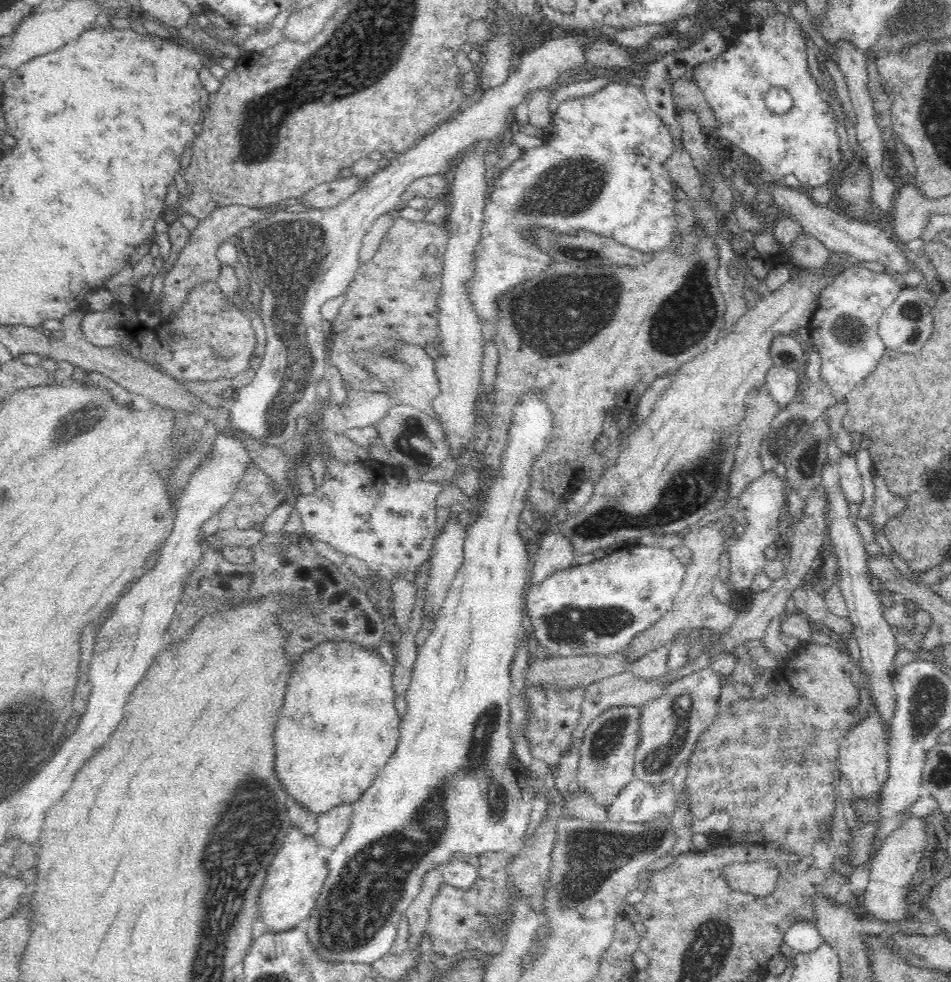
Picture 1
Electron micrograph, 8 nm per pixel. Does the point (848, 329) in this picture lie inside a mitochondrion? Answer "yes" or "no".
yes

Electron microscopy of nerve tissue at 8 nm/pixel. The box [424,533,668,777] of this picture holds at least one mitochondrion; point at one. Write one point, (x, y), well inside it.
(566, 624)

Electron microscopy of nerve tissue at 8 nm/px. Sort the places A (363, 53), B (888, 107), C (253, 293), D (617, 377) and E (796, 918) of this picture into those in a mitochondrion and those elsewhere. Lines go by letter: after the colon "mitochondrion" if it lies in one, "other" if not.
A: mitochondrion
B: other
C: mitochondrion
D: other
E: other

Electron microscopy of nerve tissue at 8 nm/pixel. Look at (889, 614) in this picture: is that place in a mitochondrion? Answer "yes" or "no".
no

